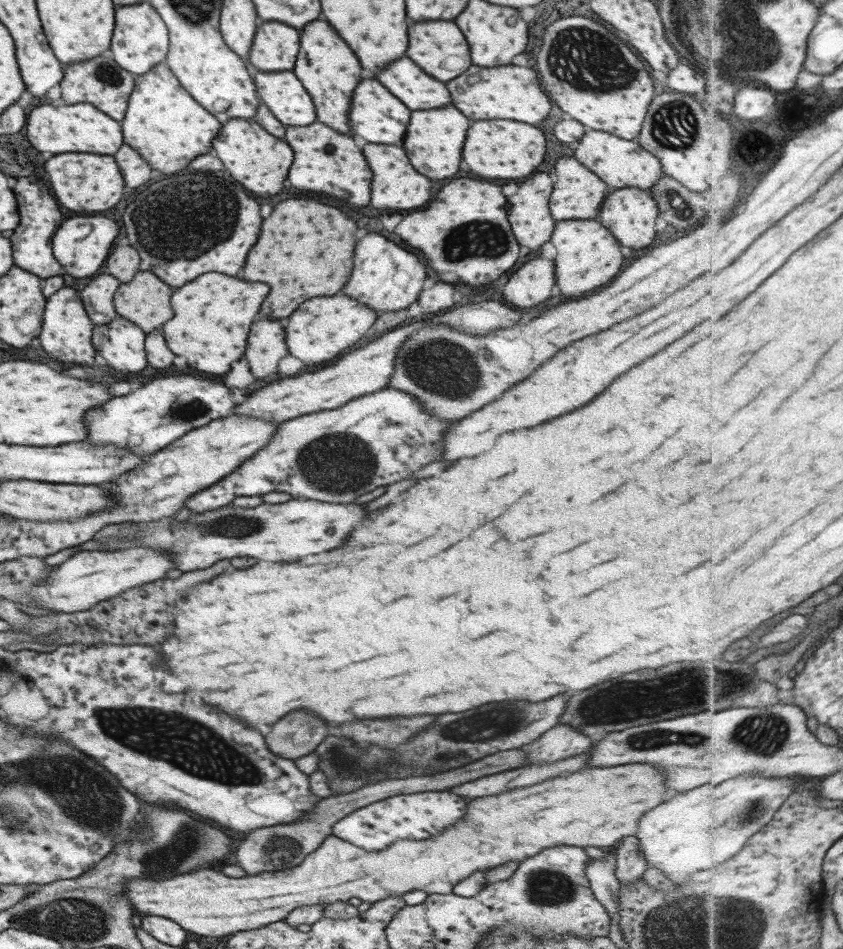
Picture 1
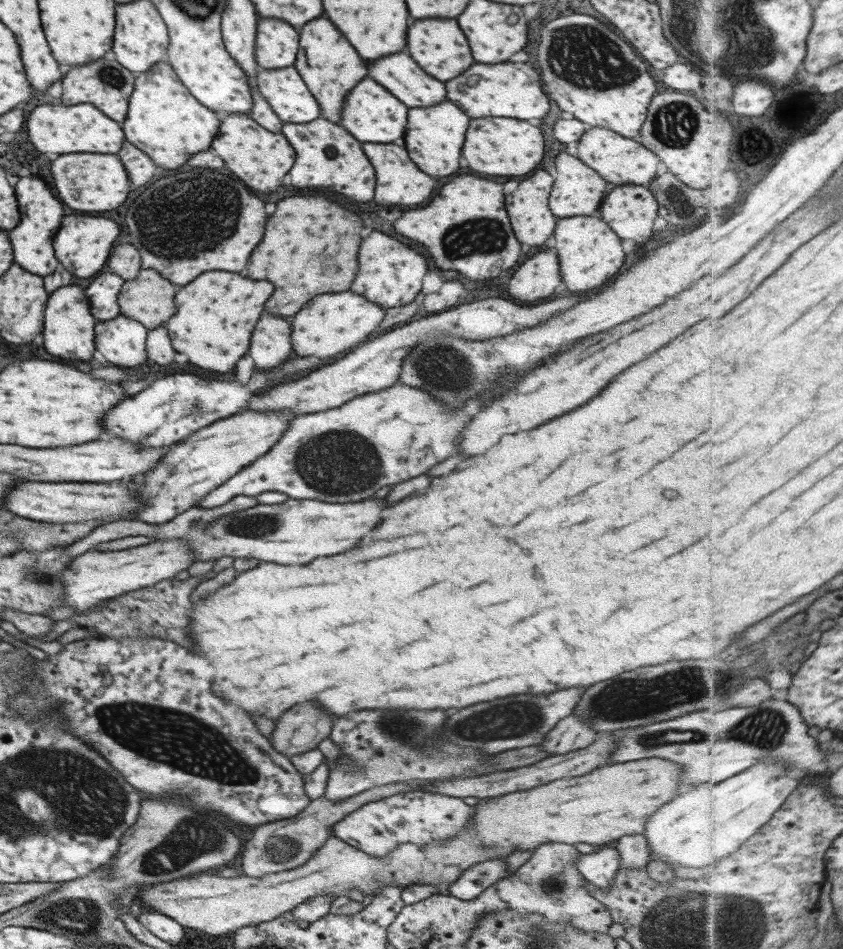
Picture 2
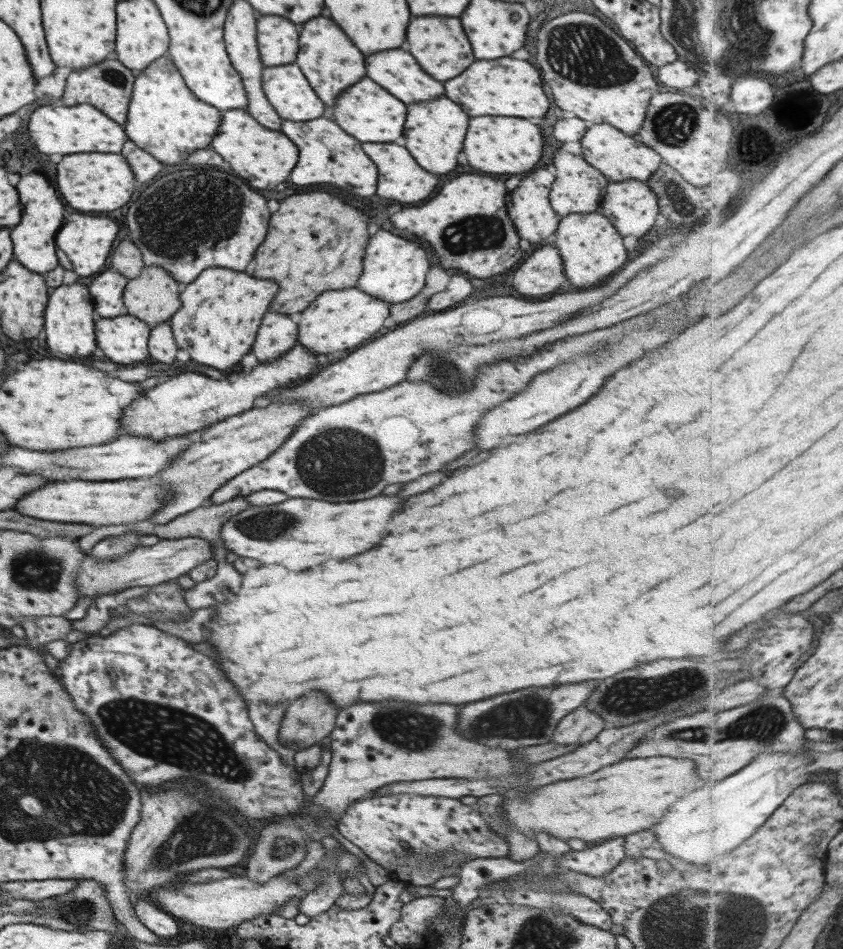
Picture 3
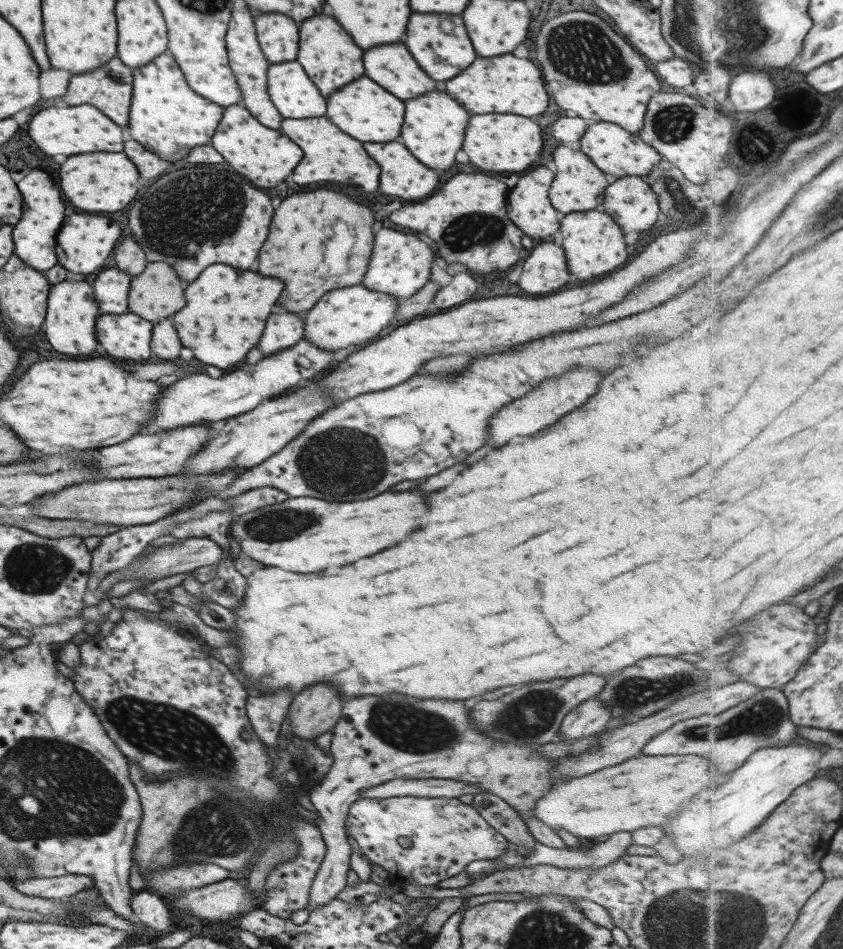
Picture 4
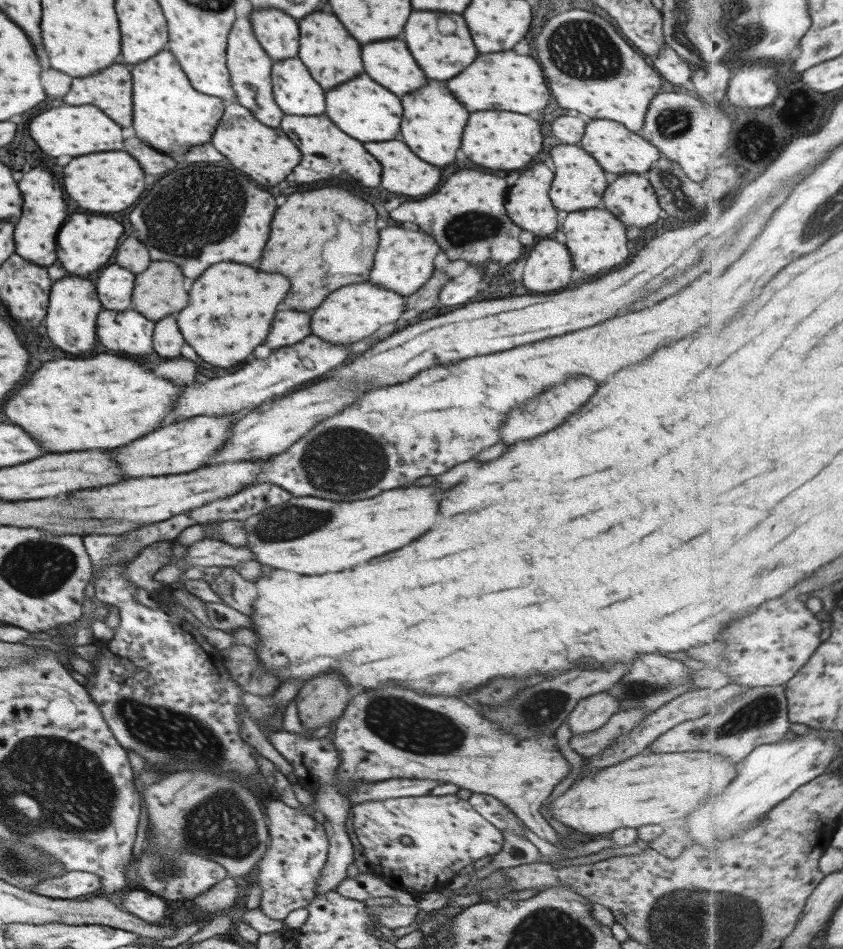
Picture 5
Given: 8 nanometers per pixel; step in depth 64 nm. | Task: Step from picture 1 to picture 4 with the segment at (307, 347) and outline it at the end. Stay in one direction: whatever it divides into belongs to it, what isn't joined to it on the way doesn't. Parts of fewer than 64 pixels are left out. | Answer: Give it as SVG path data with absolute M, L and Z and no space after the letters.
M362 284L325 292L303 318L303 338L331 352L351 344L370 342L381 335L382 329L394 318L398 301L385 293L366 289Z

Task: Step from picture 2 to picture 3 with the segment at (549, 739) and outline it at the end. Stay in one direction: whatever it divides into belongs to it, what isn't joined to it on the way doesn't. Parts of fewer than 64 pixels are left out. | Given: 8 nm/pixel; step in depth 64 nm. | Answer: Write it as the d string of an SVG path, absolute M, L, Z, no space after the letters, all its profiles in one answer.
M579 705L559 720L553 729L550 742L556 745L584 745L593 740L598 732L605 728L600 716L589 710L585 705Z

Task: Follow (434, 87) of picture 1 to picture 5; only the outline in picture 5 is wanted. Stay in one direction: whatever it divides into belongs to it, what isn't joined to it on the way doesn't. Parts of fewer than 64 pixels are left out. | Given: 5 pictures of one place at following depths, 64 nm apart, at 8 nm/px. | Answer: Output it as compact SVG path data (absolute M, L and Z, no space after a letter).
M401 40L363 44L361 60L365 74L395 96L403 96L425 84L423 72L417 68Z

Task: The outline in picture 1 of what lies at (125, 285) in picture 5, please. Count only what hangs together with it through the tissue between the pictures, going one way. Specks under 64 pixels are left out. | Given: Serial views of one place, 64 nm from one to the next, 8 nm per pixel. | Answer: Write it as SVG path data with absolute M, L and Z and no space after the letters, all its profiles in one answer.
M101 273L79 292L83 308L94 325L111 322L117 316L112 298L119 285L115 277Z

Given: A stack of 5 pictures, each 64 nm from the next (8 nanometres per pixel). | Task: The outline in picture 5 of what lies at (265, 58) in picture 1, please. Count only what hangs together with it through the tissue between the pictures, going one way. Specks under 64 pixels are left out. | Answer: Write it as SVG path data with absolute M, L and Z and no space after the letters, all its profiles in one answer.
M273 7L252 9L247 17L255 39L272 61L298 56L297 20Z

